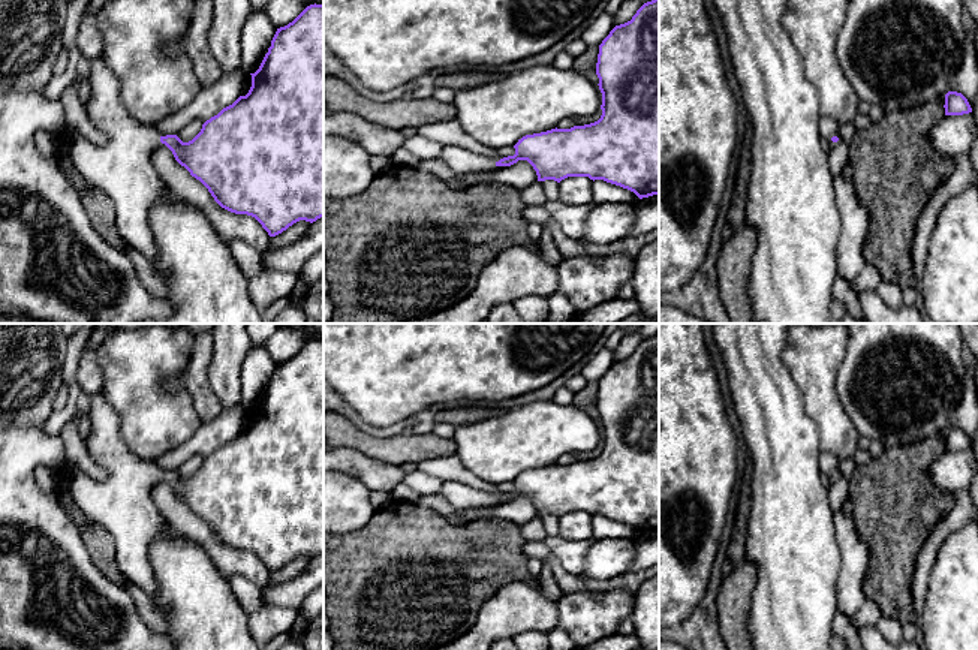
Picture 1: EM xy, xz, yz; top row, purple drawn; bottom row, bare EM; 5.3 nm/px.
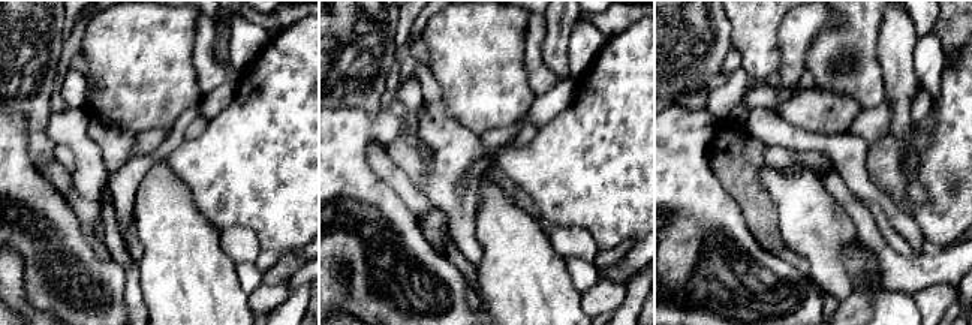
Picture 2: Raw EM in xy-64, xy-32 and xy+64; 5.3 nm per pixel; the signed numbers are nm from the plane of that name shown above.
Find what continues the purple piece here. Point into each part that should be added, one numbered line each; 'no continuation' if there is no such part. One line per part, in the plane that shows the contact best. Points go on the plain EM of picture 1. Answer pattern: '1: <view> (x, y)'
1: xy (122, 505)

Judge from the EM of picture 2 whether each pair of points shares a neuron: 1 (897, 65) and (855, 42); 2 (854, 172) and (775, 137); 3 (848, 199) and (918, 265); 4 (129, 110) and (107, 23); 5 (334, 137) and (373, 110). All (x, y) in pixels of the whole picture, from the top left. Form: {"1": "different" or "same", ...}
{"1": "different", "2": "same", "3": "same", "4": "same", "5": "different"}

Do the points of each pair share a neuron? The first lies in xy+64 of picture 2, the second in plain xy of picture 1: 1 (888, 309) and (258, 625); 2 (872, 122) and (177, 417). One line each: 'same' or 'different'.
1: different
2: different

